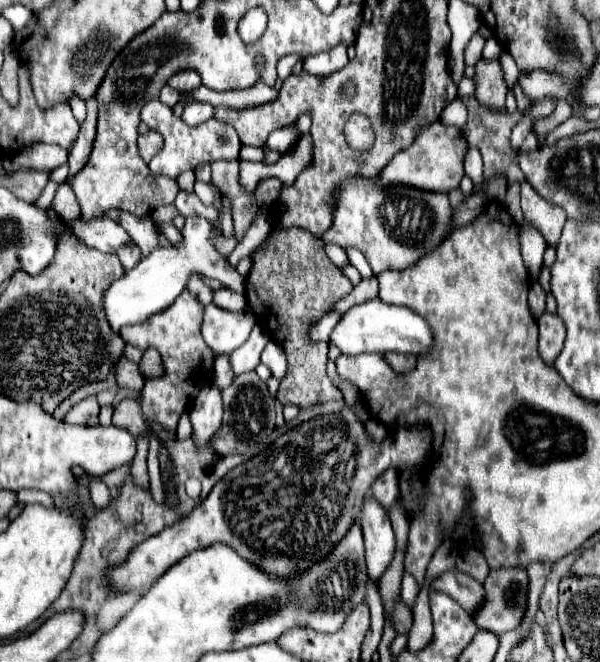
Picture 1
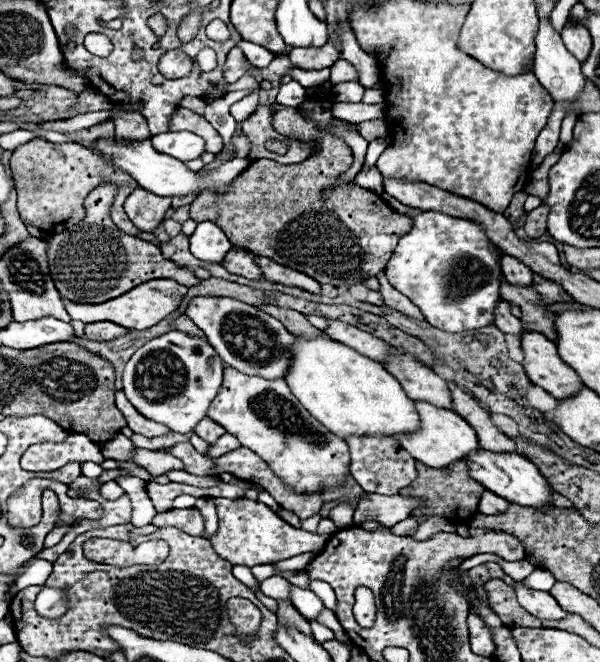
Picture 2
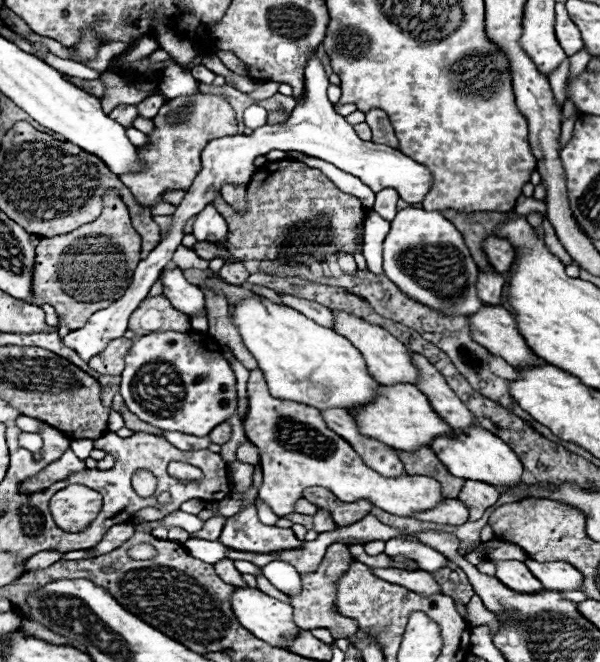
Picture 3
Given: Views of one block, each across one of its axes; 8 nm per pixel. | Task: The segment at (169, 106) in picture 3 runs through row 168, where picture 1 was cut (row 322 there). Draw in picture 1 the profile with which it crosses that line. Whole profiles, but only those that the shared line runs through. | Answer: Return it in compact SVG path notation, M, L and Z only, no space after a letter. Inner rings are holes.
M188 290L180 294L180 300L172 304L172 308L166 308L164 312L156 312L156 316L150 316L142 324L124 326L120 328L120 336L140 350L156 348L162 354L166 374L156 380L146 380L142 388L140 400L122 400L112 416L112 424L128 428L134 436L140 432L150 434L150 422L160 422L166 430L176 430L176 424L182 416L182 412L192 406L192 400L196 392L208 382L212 382L212 368L214 368L214 356L208 352L202 336L200 336L200 320L202 320L204 306L198 302L196 296L192 296Z

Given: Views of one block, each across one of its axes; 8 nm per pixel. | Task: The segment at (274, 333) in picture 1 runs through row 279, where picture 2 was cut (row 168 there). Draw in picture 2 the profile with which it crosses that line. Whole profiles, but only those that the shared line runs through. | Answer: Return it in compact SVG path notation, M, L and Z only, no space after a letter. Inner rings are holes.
M278 108L274 112L274 128L288 138L318 140L322 148L300 164L286 166L266 158L252 162L232 182L232 188L228 188L228 196L212 196L212 192L204 192L204 196L198 196L190 204L190 218L196 222L210 220L218 224L234 246L242 246L254 252L256 256L266 256L282 266L296 268L298 272L312 276L320 284L336 286L336 284L352 282L354 286L354 284L362 284L368 276L376 276L378 272L382 272L402 234L412 230L412 218L394 212L378 194L368 192L352 182L336 186L328 198L322 198L322 190L334 186L338 176L350 168L352 164L350 146L342 138L332 136L332 132L316 126L314 120L302 116L296 108Z

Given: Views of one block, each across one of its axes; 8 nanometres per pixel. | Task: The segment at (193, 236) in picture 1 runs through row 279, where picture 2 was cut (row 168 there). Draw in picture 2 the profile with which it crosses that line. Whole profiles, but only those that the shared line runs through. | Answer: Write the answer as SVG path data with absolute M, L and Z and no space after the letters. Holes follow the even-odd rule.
M98 140L96 144L92 144L92 148L100 150L104 156L110 156L114 166L128 172L140 188L146 188L148 192L156 194L156 196L188 196L188 194L202 194L204 190L214 190L216 194L224 194L226 188L232 184L232 180L248 166L248 158L232 158L228 162L224 162L222 166L208 170L204 176L200 172L192 172L184 162L174 160L172 156L164 156L160 152L156 152L150 144L150 140L144 140L140 144L116 144L116 142L108 142L108 140Z

